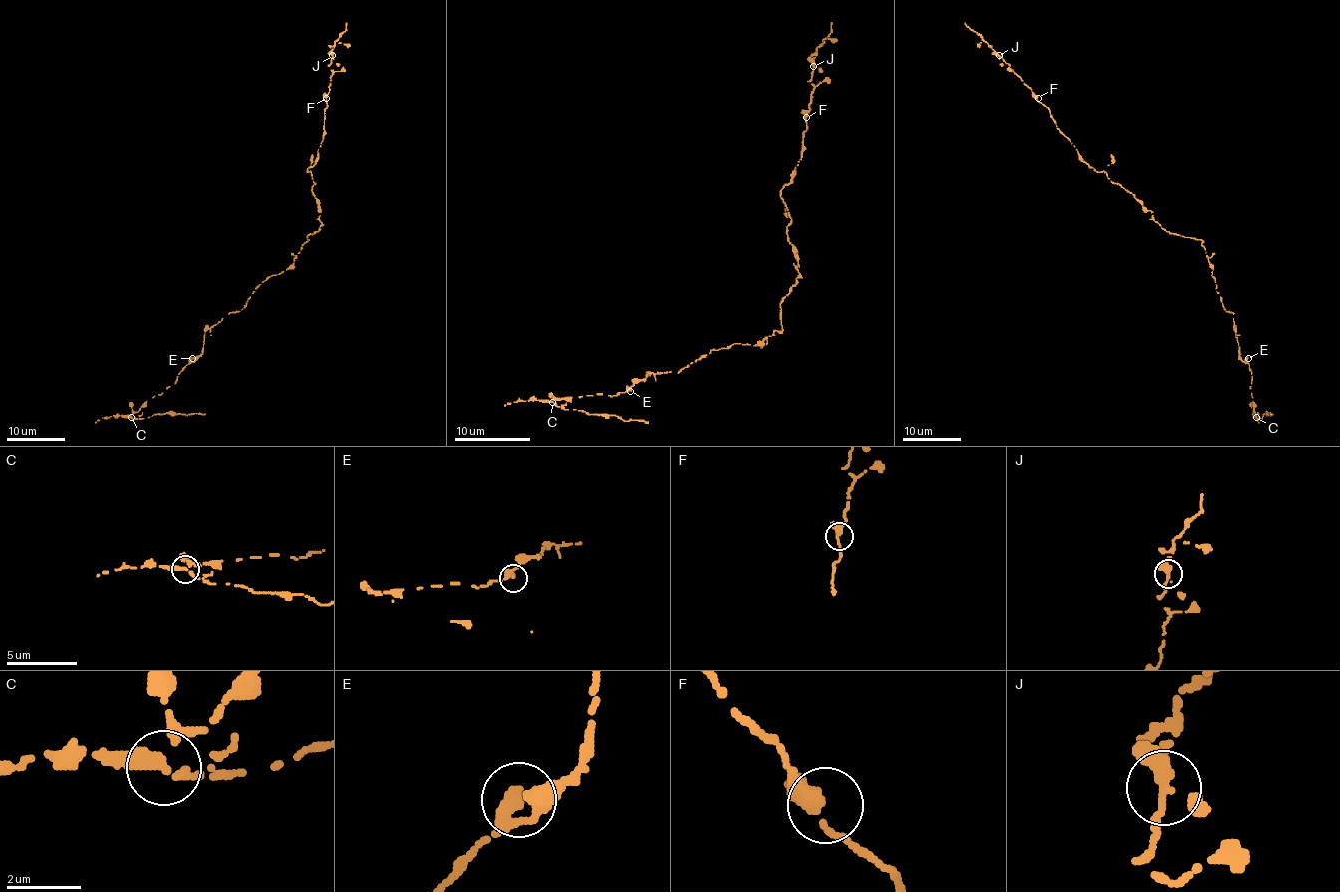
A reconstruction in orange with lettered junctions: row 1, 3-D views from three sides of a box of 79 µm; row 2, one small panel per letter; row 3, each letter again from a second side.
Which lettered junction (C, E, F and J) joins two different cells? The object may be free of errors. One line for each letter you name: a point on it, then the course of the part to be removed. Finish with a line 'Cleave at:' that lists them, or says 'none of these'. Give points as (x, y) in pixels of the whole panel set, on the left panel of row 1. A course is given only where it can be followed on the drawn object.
C: at (131, 417); foreign part runs (131, 418), (160, 413), (205, 415)
Cleave at: C

